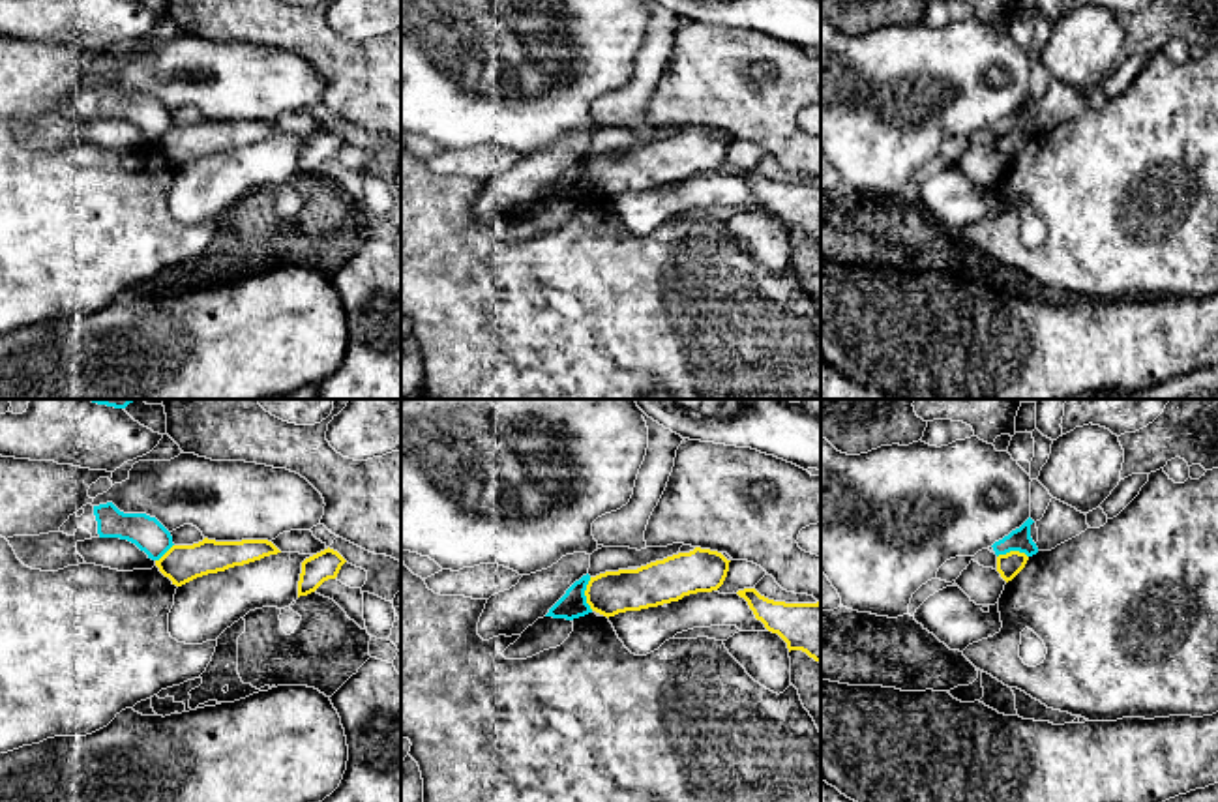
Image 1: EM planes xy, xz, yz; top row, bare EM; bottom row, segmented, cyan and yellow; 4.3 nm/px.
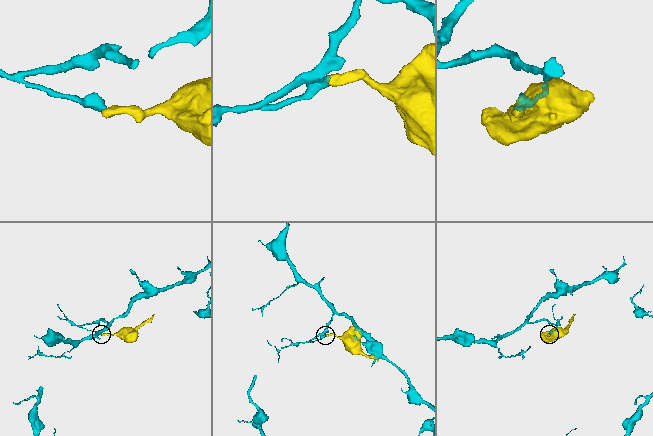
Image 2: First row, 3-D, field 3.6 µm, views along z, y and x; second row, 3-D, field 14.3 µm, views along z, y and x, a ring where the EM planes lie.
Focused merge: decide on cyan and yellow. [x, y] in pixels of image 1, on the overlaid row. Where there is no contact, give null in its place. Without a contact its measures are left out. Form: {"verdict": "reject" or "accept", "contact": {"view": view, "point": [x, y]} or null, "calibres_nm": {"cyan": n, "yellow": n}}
{"verdict": "reject", "contact": {"view": "xz", "point": [583, 594]}, "calibres_nm": {"cyan": 110, "yellow": 190}}

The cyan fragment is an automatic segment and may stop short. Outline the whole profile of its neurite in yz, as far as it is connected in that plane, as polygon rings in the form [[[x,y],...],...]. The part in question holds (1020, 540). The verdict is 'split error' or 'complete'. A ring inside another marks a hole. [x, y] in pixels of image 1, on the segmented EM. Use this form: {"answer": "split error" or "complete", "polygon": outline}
{"answer": "complete", "polygon": [[[1029,517],[1019,528],[1012,530],[1003,540],[995,542],[991,547],[995,555],[1006,555],[1010,551],[1025,553],[1027,557],[1032,557],[1038,553],[1036,543],[1031,538],[1031,525],[1034,521]]]}

